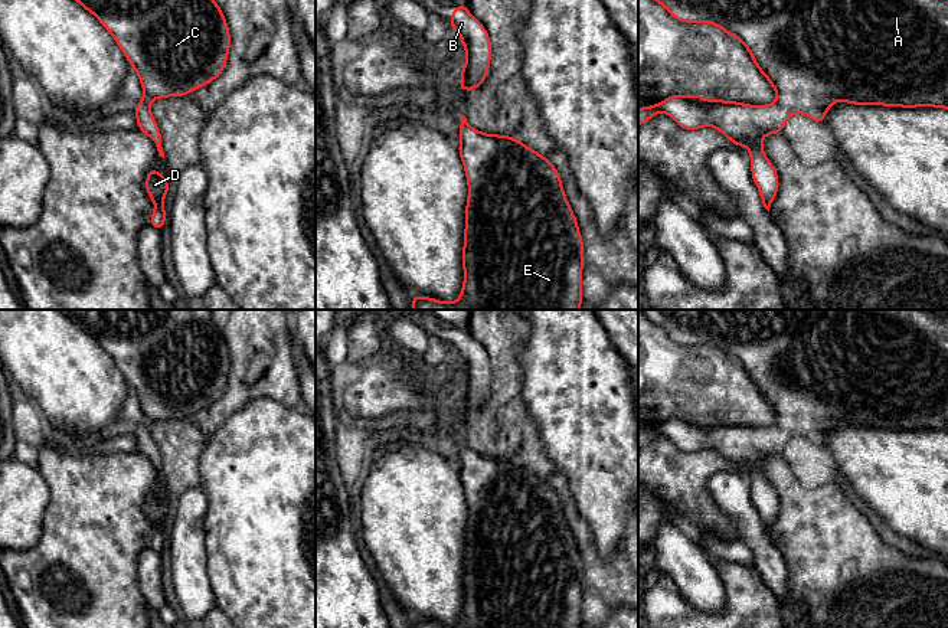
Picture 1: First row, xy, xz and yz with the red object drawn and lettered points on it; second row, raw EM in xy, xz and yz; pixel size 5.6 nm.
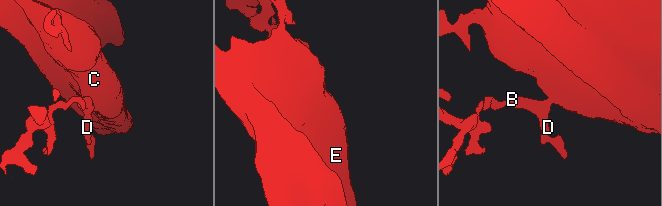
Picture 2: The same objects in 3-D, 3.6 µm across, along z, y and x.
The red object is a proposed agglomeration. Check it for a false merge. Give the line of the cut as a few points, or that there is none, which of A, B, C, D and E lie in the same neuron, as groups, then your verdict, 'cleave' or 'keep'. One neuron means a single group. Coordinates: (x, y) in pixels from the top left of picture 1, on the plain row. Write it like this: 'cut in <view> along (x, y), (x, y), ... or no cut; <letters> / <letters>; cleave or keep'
no cut; A B C D E; keep

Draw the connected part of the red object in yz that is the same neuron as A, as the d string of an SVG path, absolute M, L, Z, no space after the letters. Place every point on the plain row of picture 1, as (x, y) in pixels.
M641 310L643 314L664 328L666 333L677 343L684 346L710 346L720 350L728 359L739 362L748 372L759 395L768 402L777 413L777 423L768 428L748 428L738 423L720 423L712 421L709 425L702 418L671 418L664 423L638 431L638 449L650 444L657 435L668 436L681 452L700 452L706 448L715 449L736 470L745 468L751 474L752 503L758 508L764 530L769 534L771 526L778 516L778 495L768 483L762 471L762 459L766 457L782 455L791 436L805 436L815 445L824 447L826 434L836 423L854 428L885 428L885 429L935 429L948 432L948 315L935 314L932 310Z

